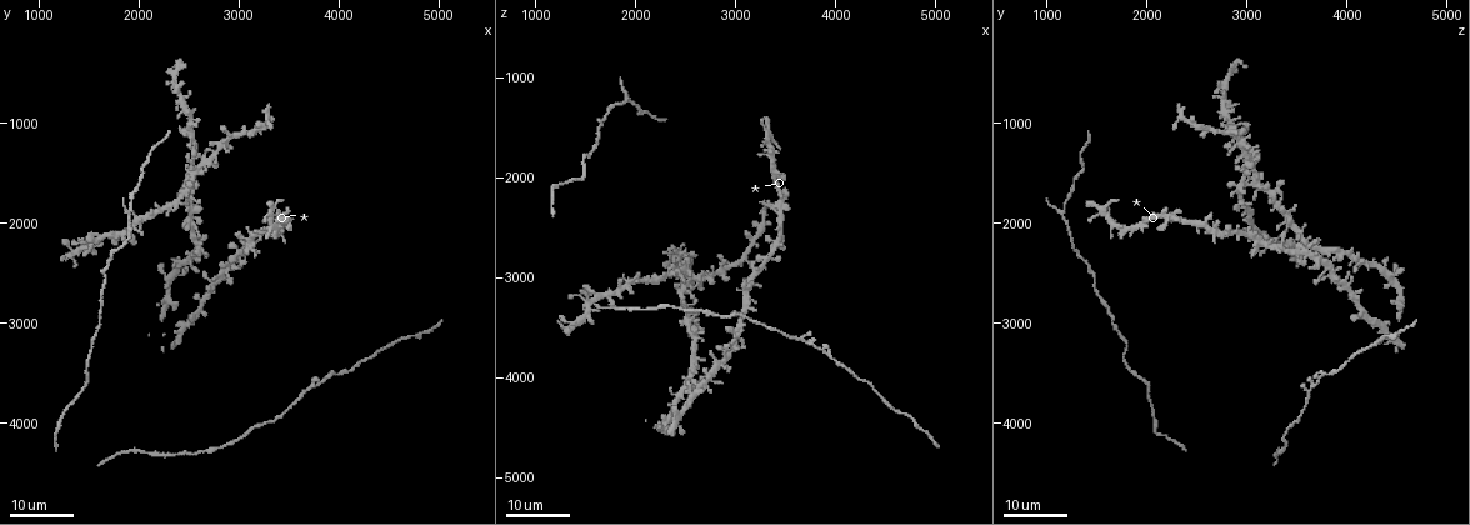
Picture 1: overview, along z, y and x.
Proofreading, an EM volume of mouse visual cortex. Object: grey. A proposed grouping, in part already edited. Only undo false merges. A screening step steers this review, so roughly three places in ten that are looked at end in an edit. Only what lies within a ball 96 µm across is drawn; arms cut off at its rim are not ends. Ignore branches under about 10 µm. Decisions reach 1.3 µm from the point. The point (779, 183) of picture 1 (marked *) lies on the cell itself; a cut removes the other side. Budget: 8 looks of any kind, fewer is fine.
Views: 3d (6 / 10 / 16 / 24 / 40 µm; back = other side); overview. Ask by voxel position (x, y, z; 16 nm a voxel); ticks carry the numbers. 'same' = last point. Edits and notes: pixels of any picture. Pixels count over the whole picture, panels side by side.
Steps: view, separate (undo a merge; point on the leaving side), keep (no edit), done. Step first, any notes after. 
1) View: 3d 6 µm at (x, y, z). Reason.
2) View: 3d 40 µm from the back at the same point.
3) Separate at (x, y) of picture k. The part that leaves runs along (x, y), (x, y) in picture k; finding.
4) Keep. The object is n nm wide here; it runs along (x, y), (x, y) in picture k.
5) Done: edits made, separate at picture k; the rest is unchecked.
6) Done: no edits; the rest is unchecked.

View: 3d 24 µm at (2620, 1320, 3080).

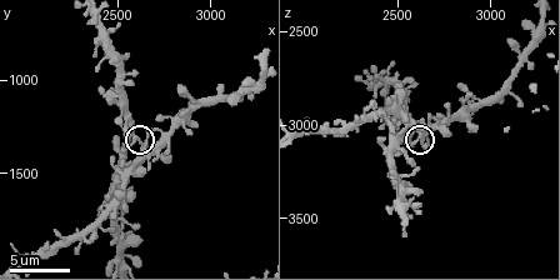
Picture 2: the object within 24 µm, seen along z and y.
View: 3d 6 µm at the same point.

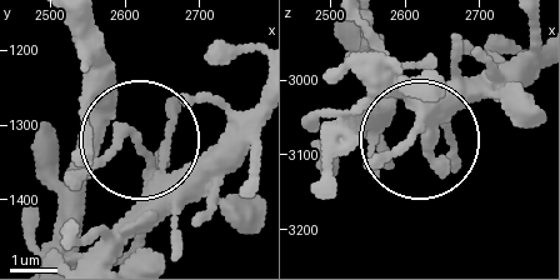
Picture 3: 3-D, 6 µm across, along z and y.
Keep. The object is 240 nm wide here; all the same cell.

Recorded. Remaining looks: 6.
View: 3d 24 µm at (2900, 2480, 3780).

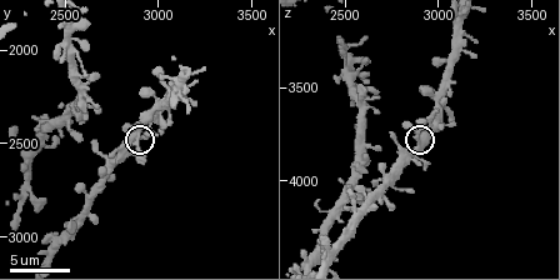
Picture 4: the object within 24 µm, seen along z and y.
View: 3d 10 µm at (2900, 2460, 3800).

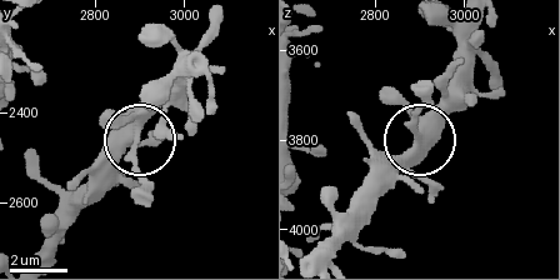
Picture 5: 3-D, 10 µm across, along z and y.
Keep. It runs along (198, 58), (138, 134), (85, 185) in picture 5; one cell here.

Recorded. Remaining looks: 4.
View: 3d 16 µm at (3720, 3620, 3660). Three-way junction.

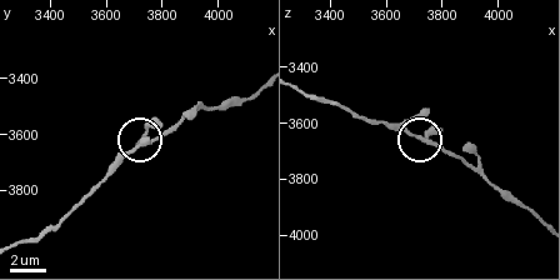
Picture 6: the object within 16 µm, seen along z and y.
View: 3d 6 µm at the same point. Closer look.

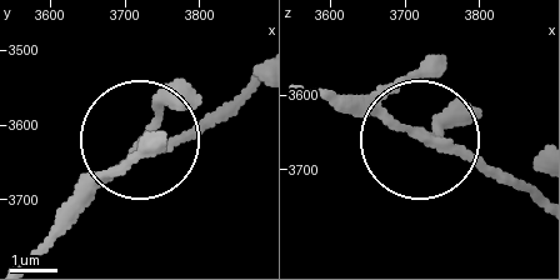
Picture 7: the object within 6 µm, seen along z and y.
Keep. The object is 170 nm wide here; all the same cell.

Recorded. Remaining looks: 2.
View: 3d 24 µm at (1900, 1920, 1160). Narrows sharply.

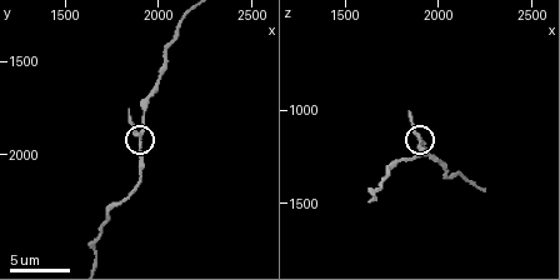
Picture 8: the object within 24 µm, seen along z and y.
View: 3d 10 µm at (1900, 1940, 1160).

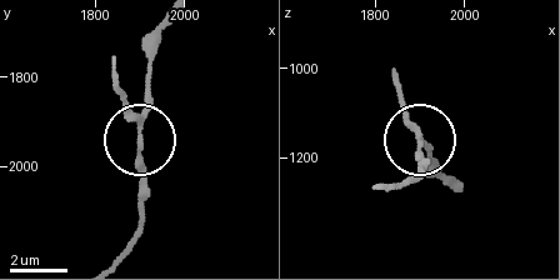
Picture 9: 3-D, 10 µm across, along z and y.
Keep. One cell here.

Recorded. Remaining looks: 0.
Done: no edits; the rest is unchecked.

